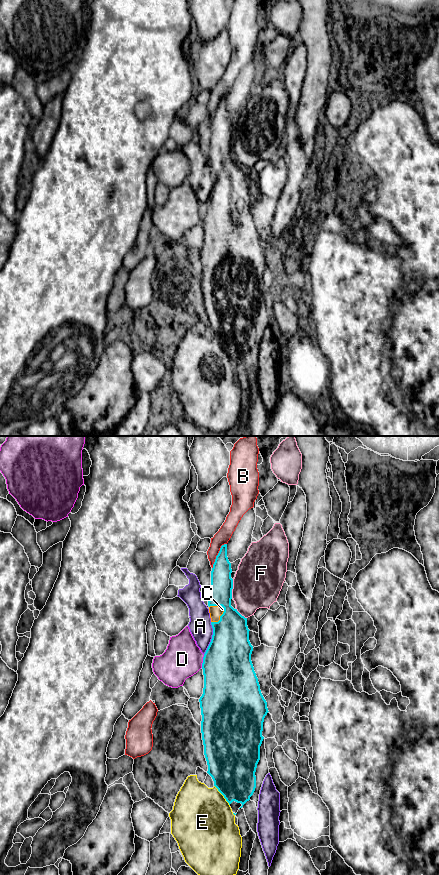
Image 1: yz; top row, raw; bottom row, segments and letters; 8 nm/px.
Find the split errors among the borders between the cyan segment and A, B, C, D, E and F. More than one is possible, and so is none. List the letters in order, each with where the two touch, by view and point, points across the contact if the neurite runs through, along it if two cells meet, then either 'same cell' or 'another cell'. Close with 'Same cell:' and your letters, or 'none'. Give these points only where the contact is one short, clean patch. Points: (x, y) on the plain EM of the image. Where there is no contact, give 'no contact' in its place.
A: meets cyan in yz at (212, 190); another cell
B: meets cyan in yz at (217, 107); another cell
C: meets cyan in yz at (220, 168); runs through yz (230, 197), (229, 177), (220, 168), (215, 164); same cell
D: meets cyan in yz at (203, 213); another cell
E: meets cyan in yz at (222, 346); another cell
F: meets cyan in yz at (232, 140); another cell
Same cell: C

